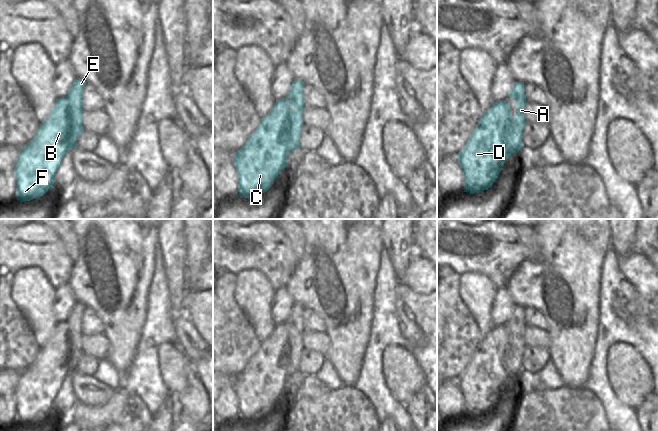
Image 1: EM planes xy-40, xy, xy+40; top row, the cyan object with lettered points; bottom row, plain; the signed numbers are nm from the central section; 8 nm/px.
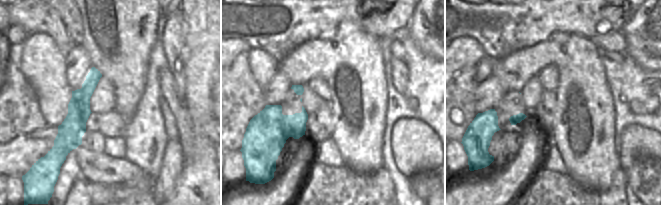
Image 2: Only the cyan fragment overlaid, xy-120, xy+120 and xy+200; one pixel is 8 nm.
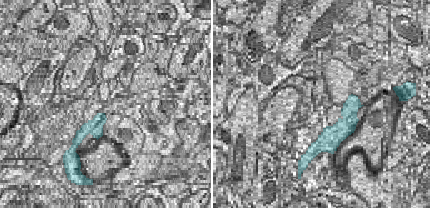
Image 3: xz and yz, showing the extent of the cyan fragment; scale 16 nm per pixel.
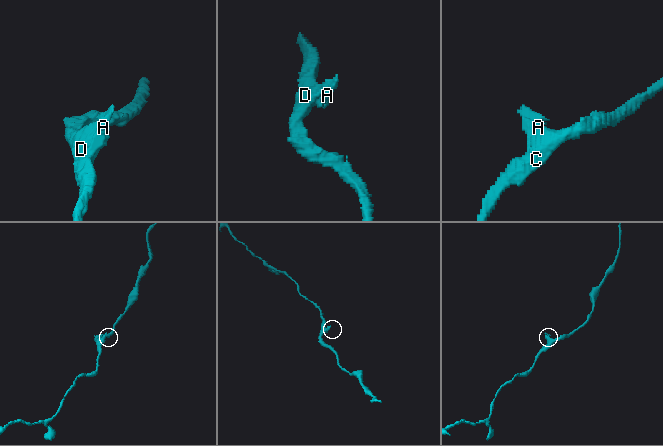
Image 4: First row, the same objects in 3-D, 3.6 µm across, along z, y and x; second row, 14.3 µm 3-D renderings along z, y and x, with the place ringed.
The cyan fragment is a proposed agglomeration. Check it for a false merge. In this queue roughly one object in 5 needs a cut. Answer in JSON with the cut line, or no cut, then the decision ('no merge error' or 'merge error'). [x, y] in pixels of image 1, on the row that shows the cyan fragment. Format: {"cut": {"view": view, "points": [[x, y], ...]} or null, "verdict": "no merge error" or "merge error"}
{"cut": {"view": "xy+40", "points": [[490, 112], [478, 138], [491, 147], [486, 162], [502, 165]]}, "verdict": "merge error"}

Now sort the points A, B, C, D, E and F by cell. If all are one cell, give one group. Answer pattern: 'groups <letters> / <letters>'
groups A B E / C D F

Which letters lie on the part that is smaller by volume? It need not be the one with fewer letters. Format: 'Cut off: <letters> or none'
Cut off: A, B, E

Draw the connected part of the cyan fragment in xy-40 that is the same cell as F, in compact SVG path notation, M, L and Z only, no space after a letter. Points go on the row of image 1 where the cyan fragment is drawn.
M31 140L20 151L20 155L14 167L14 177L16 179L17 200L24 202L40 198L54 184L54 175L64 155L72 149L67 142L62 144L51 162L39 164L43 158L44 147Z

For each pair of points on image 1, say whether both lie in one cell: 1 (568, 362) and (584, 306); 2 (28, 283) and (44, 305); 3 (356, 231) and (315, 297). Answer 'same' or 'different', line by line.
1: same
2: same
3: same

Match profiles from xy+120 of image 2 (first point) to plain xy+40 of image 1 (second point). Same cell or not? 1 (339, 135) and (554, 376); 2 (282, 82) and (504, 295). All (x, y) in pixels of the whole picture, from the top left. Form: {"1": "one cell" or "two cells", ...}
{"1": "two cells", "2": "one cell"}

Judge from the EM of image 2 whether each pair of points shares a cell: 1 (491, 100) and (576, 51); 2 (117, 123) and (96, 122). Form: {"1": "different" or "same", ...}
{"1": "different", "2": "same"}

